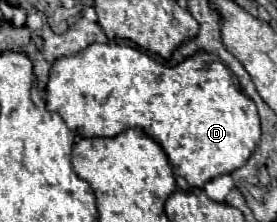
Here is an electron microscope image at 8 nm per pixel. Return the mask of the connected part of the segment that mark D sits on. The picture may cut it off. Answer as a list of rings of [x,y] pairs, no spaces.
[[[91,44],[87,46],[87,50],[81,50],[79,54],[75,56],[67,56],[67,58],[59,58],[55,62],[55,66],[51,66],[51,74],[49,74],[49,82],[47,82],[47,88],[45,88],[45,94],[47,94],[47,108],[51,112],[57,112],[65,124],[69,126],[71,132],[83,136],[83,138],[113,138],[117,134],[121,134],[123,130],[129,130],[129,128],[139,128],[143,130],[149,138],[153,138],[161,148],[163,152],[167,154],[169,158],[169,164],[173,168],[173,174],[181,176],[187,180],[187,184],[191,188],[203,188],[205,182],[209,182],[211,178],[215,176],[223,176],[223,174],[229,174],[237,168],[241,168],[247,158],[253,154],[259,138],[261,138],[261,128],[259,128],[259,114],[257,114],[257,108],[253,104],[253,100],[249,96],[245,96],[237,86],[235,86],[235,80],[233,80],[233,74],[227,70],[227,66],[223,62],[211,62],[207,64],[203,70],[191,70],[191,72],[185,72],[183,66],[177,66],[177,68],[167,68],[163,64],[159,64],[157,60],[153,60],[149,54],[137,50],[137,48],[131,48],[127,44]]]

